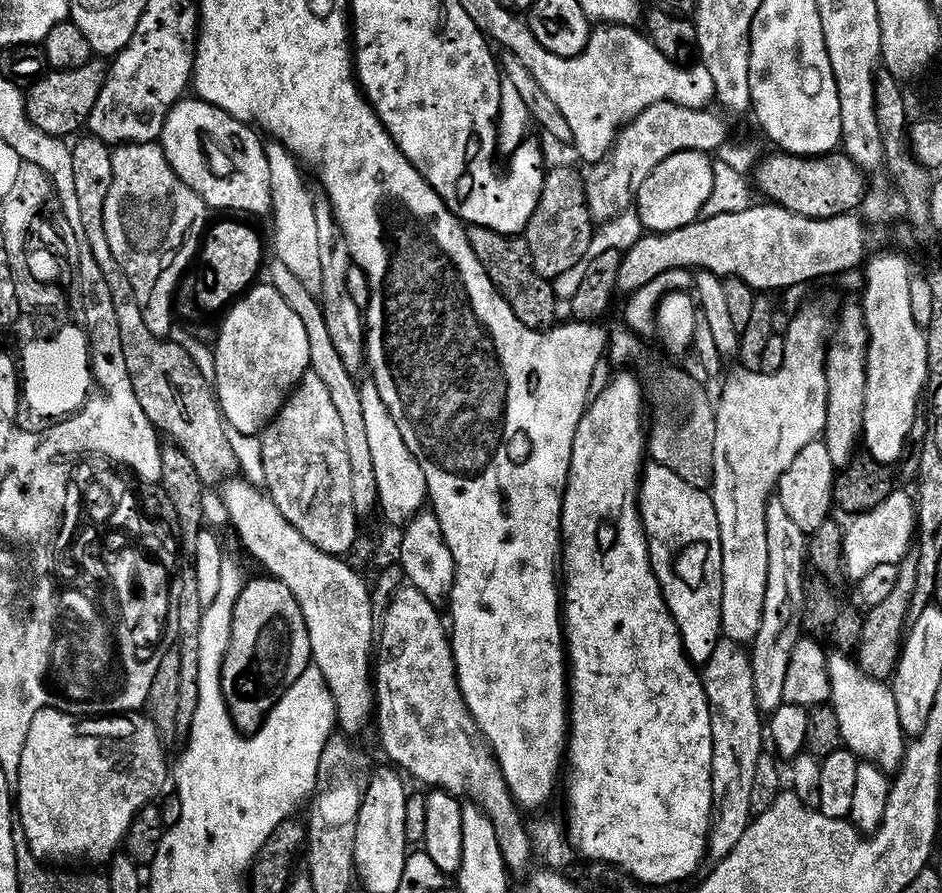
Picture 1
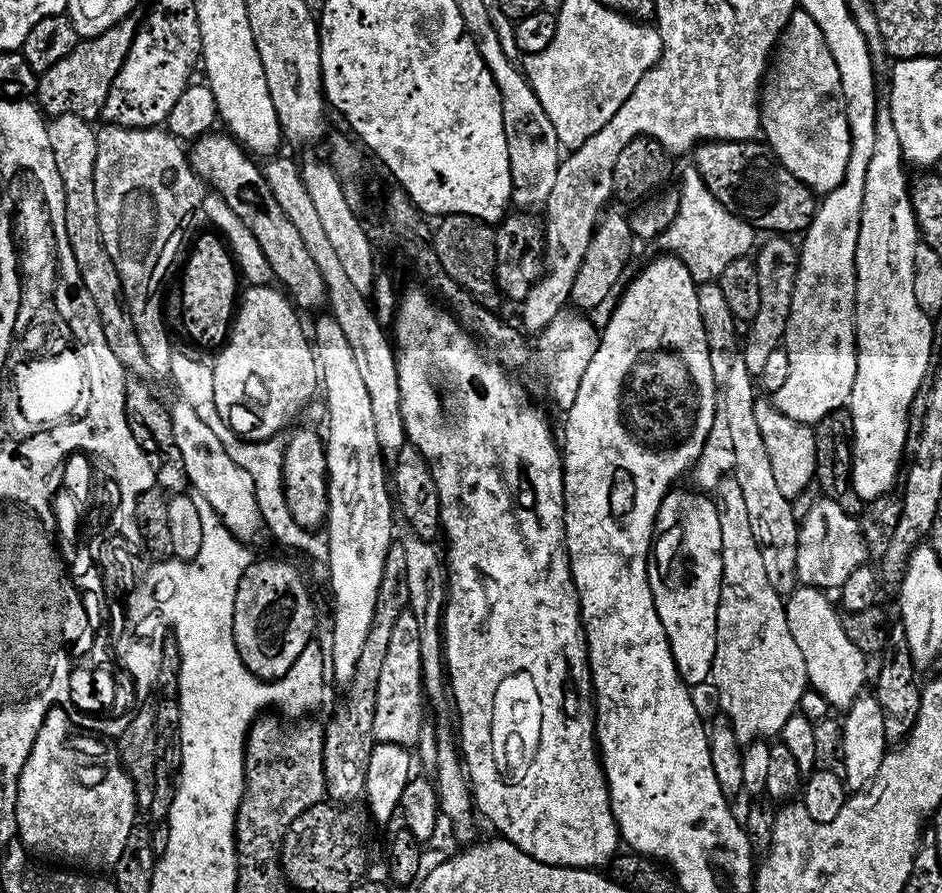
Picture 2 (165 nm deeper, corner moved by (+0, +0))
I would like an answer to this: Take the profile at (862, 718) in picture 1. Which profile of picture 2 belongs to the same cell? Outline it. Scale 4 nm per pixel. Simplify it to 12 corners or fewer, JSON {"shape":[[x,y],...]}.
{"shape":[[797,587],[790,634],[811,691],[847,710],[870,660],[846,634],[831,595]]}

